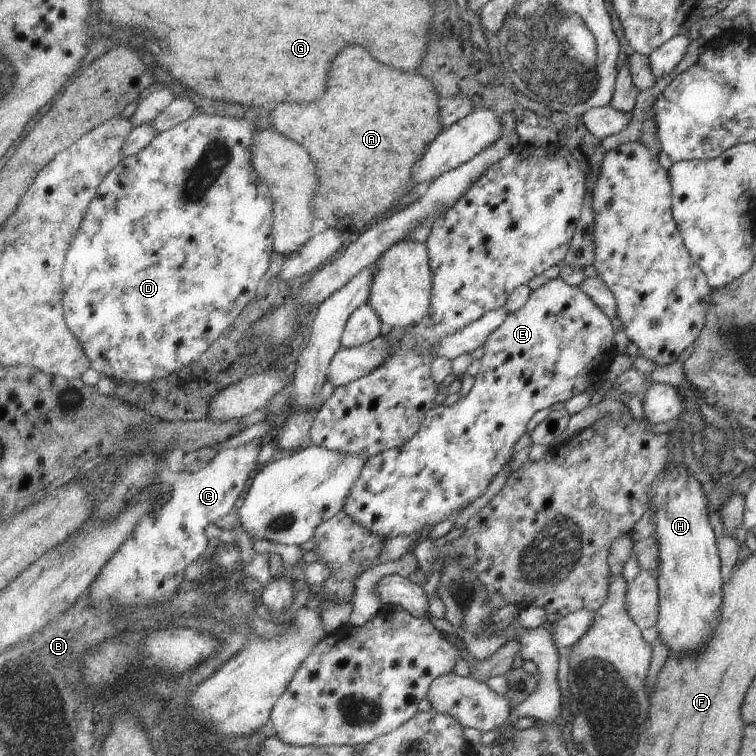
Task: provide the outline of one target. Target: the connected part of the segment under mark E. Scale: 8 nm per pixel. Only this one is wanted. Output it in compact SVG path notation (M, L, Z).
M560 276L556 279L551 279L548 283L535 289L529 297L528 303L525 304L520 311L510 314L507 320L491 334L489 340L484 346L484 355L480 359L482 362L481 372L476 376L475 382L468 392L468 395L457 401L454 405L443 406L435 404L434 407L426 414L422 428L415 436L404 444L402 447L394 448L377 456L371 457L363 467L363 474L359 476L359 482L355 482L354 489L351 490L351 496L345 502L345 510L351 518L355 518L355 522L359 522L361 526L367 526L367 530L383 536L383 538L395 538L397 536L414 536L414 539L420 532L423 532L427 526L437 526L441 524L445 518L449 518L451 514L457 515L457 510L463 510L477 498L481 498L485 494L485 490L491 486L491 482L495 480L495 476L503 470L503 466L507 466L513 455L515 454L515 444L519 442L519 438L527 432L527 424L531 422L531 418L545 408L552 408L557 405L557 402L566 403L571 397L581 394L587 386L594 386L598 382L602 382L607 366L610 365L611 359L618 353L611 340L613 330L611 324L607 320L607 315L603 314L602 310L587 298L586 294L577 286L571 286L567 281L564 281Z

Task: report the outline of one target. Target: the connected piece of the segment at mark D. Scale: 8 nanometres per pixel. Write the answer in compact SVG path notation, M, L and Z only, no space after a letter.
M195 115L175 128L157 135L151 144L132 157L125 157L99 185L81 228L67 253L63 271L62 303L66 323L82 343L97 374L138 385L153 385L174 372L189 368L200 360L237 317L252 305L261 289L263 276L269 272L274 251L274 198L267 183L258 175L252 163L252 144L257 128L248 119L231 116Z

